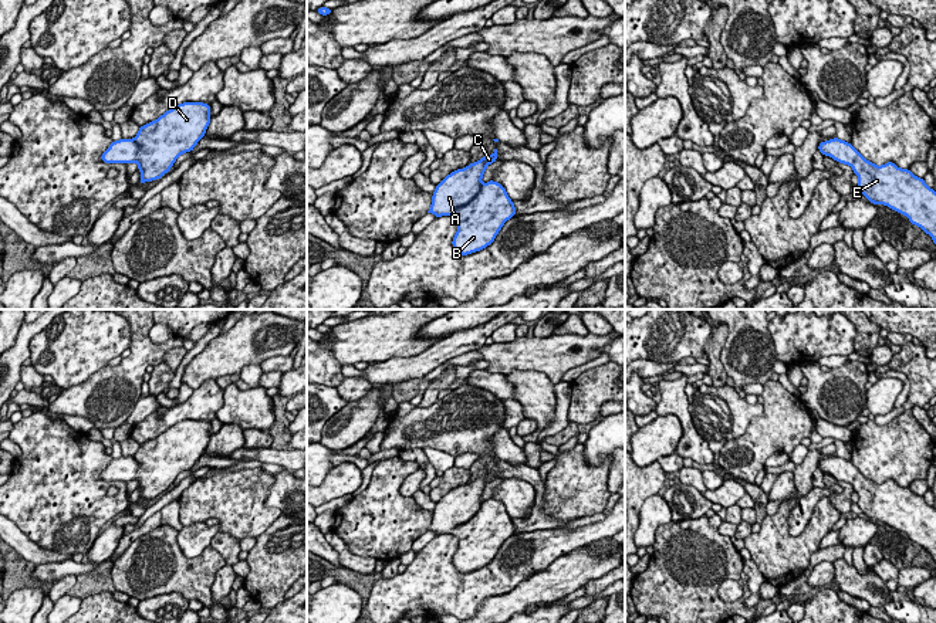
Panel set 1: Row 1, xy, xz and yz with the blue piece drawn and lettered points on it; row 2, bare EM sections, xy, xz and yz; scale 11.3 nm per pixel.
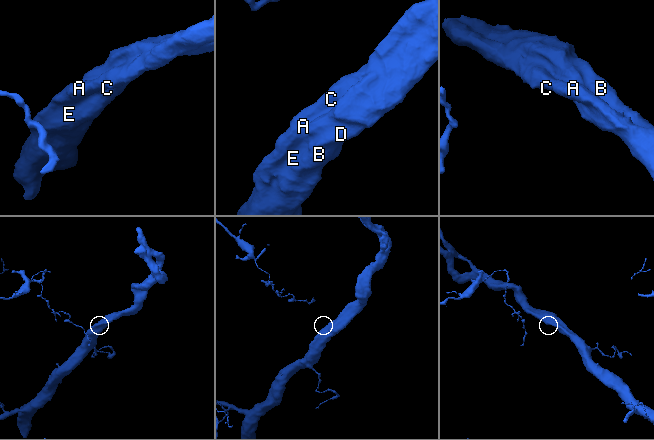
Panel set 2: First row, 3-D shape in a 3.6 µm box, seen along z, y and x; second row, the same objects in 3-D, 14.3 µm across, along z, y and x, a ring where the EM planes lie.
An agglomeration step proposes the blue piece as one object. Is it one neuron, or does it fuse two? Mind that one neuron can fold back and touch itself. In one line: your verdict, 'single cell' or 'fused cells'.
single cell

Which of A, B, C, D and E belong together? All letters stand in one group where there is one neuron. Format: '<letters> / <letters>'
A B C D E

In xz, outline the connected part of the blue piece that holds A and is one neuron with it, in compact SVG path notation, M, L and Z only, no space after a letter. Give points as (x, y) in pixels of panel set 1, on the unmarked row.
M494 467L493 473L484 473L483 477L452 490L436 504L432 512L432 524L428 531L433 531L436 536L452 534L457 538L457 551L453 555L452 563L462 573L490 563L504 541L516 532L516 521L511 519L503 502L494 498L481 501L486 485L496 480L497 474L497 467Z

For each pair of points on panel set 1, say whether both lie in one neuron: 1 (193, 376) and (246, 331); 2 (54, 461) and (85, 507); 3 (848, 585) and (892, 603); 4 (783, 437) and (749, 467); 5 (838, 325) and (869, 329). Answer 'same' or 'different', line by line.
1: same
2: same
3: same
4: same
5: different

